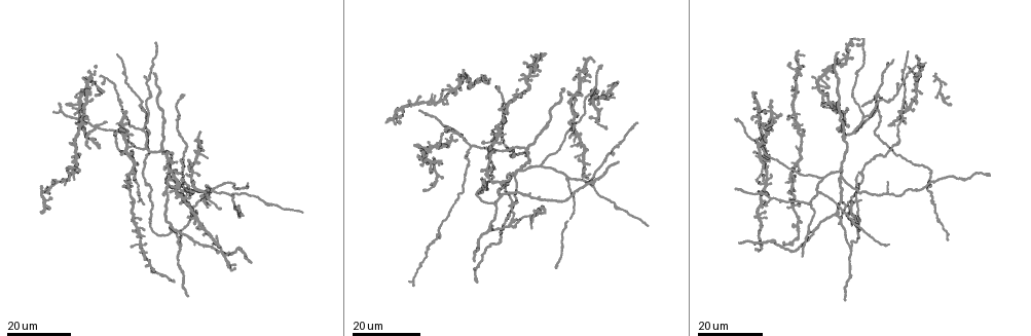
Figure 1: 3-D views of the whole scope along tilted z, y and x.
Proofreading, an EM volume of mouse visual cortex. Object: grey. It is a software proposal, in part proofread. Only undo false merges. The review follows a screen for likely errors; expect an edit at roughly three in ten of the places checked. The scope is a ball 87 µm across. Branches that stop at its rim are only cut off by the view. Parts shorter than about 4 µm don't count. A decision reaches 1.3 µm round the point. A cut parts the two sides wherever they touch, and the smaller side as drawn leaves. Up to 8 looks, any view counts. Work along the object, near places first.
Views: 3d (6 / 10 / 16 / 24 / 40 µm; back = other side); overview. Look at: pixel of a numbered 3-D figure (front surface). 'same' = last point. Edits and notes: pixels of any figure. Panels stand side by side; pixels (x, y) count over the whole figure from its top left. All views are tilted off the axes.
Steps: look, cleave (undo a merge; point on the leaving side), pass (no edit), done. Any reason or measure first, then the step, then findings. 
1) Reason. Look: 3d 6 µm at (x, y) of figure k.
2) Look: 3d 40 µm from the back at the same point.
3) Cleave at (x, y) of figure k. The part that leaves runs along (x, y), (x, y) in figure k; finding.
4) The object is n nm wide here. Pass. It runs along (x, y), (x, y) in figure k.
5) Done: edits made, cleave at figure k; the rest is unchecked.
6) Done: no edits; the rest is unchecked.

Side arm on a straight run. Look: 3d 16 µm at (818, 193) of figure 1.

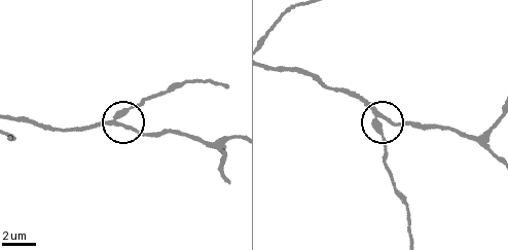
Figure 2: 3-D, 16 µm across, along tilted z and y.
Look: 3d 10 µm at (374, 117) of figure 2.

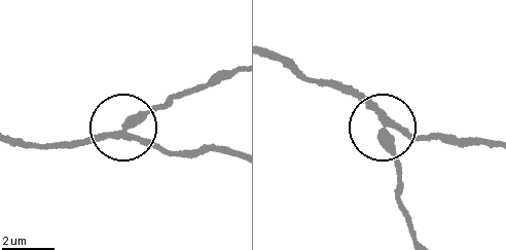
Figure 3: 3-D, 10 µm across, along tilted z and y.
The object is 270 nm wide here. Pass. It runs along (272, 59), (345, 87), (370, 108), (402, 184) in figure 3; continuous, no second neuron.

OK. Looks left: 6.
A fork. Look: 3d 24 µm at (591, 93) of figure 1.

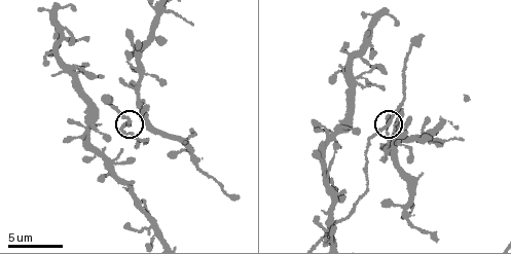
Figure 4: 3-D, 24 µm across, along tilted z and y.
Look: 3d 10 µm at (384, 126) of figure 4.

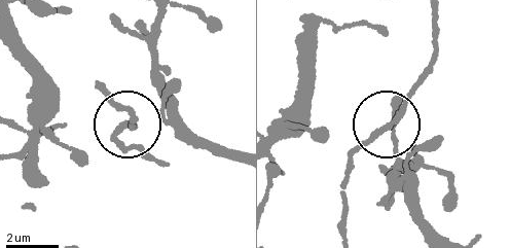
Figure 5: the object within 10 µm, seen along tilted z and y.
Pass. It runs along (348, 237), (344, 198), (353, 153), (389, 124), (426, 73) in figure 5; continuous, no second neuron.

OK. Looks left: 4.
Branch point. Look: 3d 24 µm at (842, 176) of figure 1.

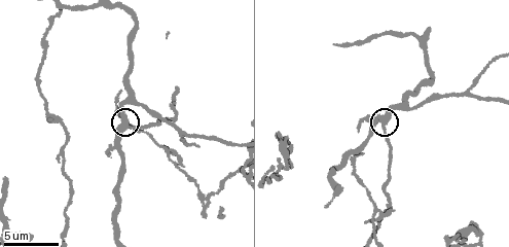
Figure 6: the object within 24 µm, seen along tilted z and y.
Look: 3d 6 µm at (126, 128) of figure 6.

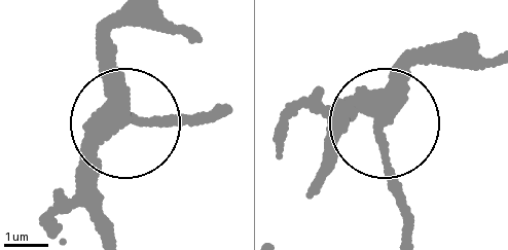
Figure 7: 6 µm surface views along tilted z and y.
The object is 290 nm wide here. Pass. It runs along (415, 55), (380, 107), (404, 224) in figure 7; continuous, no second neuron.

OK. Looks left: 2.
Three arms meet. Look: 3d 24 µm at (179, 247) of figure 1.

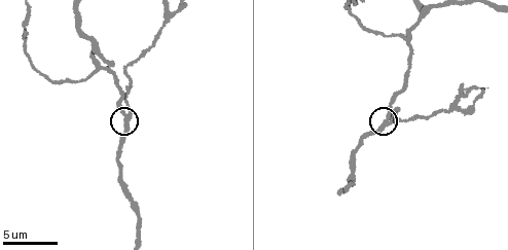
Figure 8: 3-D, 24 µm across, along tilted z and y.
Zoom in. Look: 3d 10 µm at (388, 123) of figure 8.

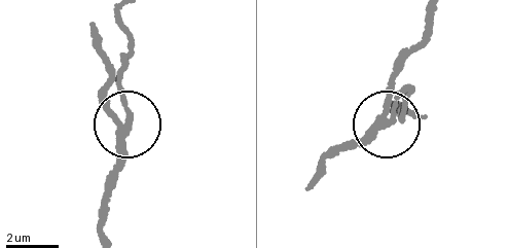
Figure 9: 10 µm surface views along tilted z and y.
The side arm is 20 µm long; 3 arms meet here. Cleave at (123, 92) of figure 9. A second neuron is stuck on.

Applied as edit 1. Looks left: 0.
Done: edits made, cleave at figure 9; the rest is unchecked.

